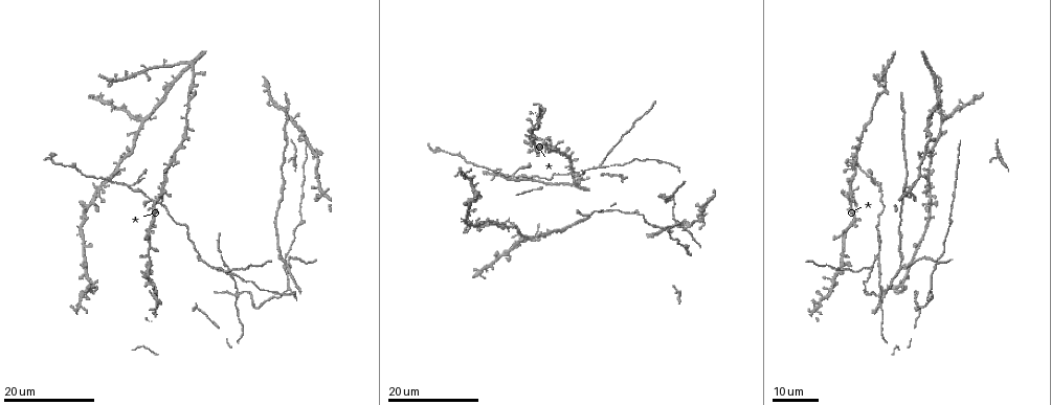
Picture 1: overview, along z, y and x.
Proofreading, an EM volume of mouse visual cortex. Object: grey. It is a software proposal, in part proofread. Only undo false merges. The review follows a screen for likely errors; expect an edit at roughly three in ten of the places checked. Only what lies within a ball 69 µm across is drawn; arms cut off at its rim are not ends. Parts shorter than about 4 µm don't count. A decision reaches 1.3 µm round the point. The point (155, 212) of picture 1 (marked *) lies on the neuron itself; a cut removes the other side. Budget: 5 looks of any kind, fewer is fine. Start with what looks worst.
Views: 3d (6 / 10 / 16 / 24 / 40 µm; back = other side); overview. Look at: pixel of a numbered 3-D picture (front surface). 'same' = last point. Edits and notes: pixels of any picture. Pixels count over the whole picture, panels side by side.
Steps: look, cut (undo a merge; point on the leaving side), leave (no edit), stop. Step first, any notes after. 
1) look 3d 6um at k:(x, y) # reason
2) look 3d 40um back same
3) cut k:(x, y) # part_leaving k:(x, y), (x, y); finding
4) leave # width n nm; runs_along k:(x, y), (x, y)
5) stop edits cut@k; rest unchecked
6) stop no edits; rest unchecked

look 3d 16um at 1:(580, 215)

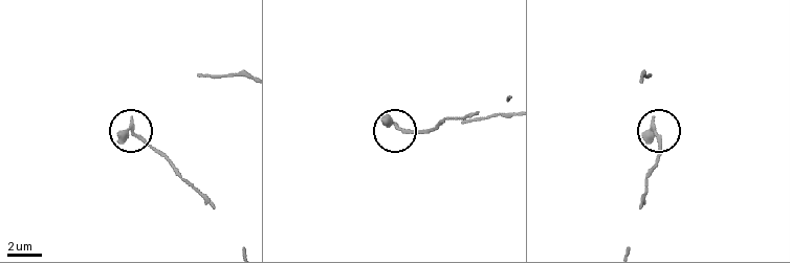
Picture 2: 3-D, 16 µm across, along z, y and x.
look 3d 10um at 2:(653, 132)

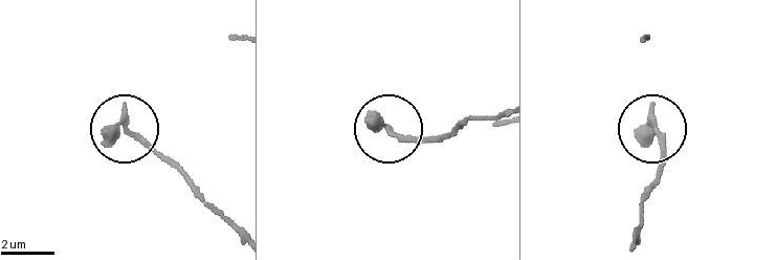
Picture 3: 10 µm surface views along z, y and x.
leave # width 280 nm; continuous, no second neuron

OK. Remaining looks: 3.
look 3d 16um at 1:(513, 175) # a fork

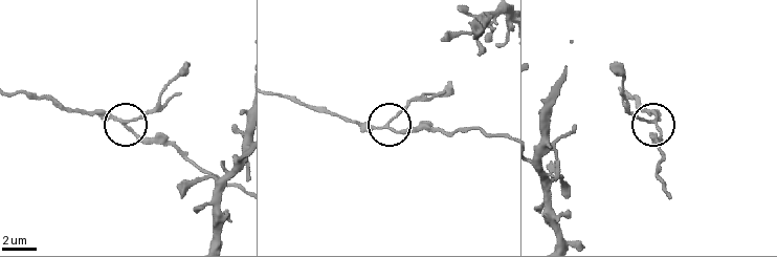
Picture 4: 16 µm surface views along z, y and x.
look 3d 10um at 4:(123, 124)

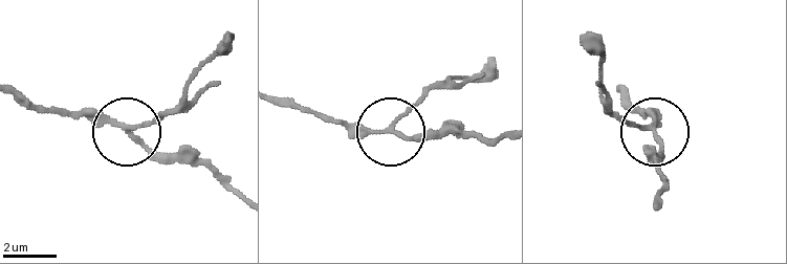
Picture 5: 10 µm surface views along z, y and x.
cut 5:(159, 112) # arms 3; part_leaving 5:(129, 124), (161, 117), (226, 31); two neurons meet here

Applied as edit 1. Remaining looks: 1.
stop edits cut@5; rest unchecked

